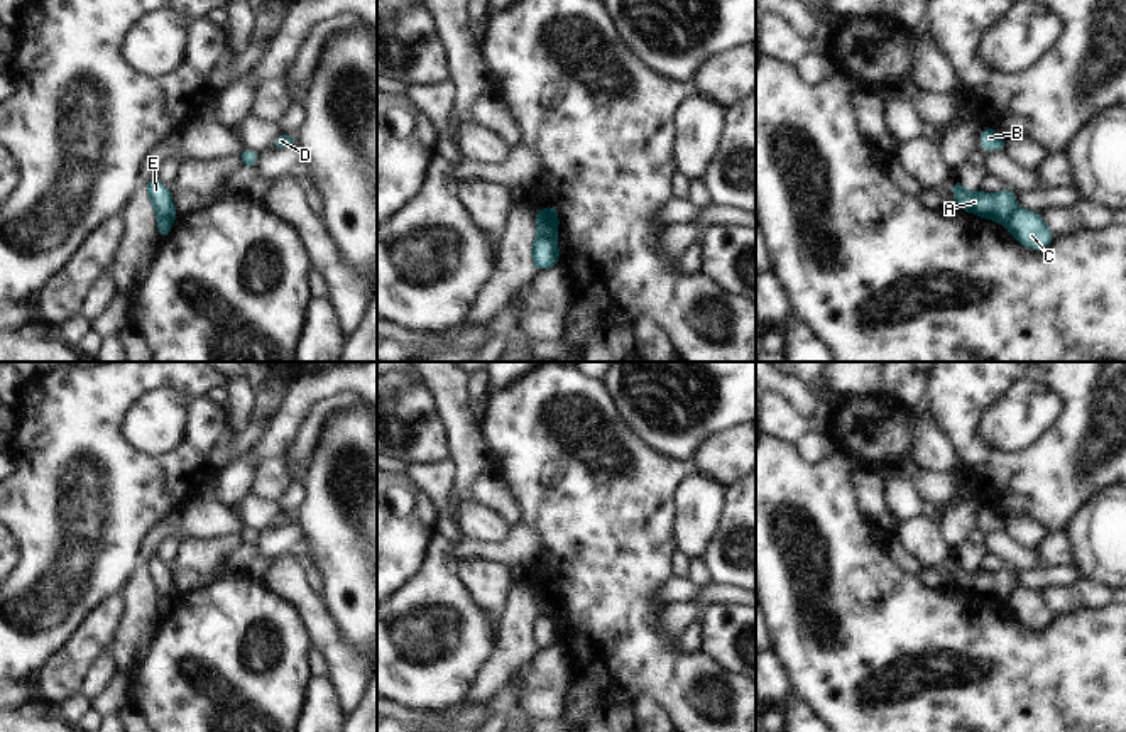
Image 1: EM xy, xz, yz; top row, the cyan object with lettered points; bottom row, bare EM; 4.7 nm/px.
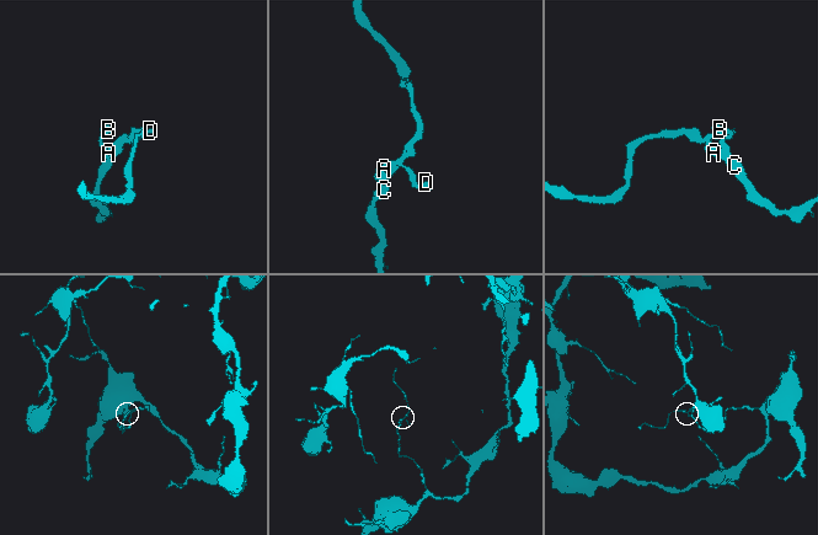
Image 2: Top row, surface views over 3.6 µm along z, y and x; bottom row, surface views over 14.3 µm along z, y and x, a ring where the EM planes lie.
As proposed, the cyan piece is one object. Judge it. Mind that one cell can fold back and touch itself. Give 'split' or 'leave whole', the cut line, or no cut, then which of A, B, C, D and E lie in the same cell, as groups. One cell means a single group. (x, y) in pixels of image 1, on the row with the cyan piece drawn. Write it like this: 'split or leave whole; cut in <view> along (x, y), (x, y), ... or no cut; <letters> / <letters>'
split; cut in xz along (536, 237), (550, 237), (553, 240); A B D E / C

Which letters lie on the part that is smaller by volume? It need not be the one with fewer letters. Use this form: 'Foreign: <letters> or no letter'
Foreign: A, B, D, E

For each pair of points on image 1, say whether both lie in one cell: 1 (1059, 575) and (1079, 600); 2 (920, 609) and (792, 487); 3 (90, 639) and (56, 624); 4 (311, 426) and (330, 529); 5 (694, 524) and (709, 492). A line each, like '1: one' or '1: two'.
1: two
2: one
3: two
4: two
5: one

